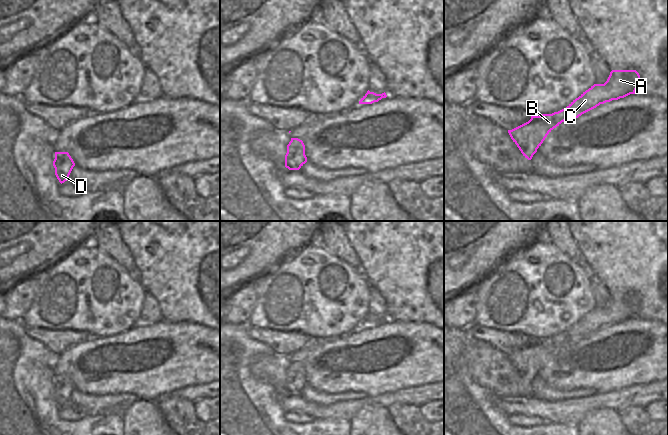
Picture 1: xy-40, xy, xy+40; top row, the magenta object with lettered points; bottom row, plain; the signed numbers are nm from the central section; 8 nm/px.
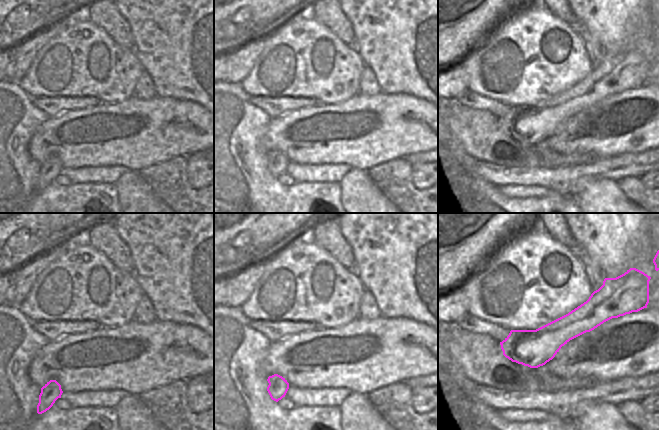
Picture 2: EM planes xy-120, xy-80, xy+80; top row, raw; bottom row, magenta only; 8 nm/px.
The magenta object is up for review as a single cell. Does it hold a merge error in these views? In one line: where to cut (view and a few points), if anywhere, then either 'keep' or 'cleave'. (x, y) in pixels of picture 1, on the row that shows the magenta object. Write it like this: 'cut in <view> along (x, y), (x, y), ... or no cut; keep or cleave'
no cut; keep

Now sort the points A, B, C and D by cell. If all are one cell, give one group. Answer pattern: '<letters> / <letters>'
A B C D

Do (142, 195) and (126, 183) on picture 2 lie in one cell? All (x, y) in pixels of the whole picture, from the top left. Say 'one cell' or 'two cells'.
one cell

